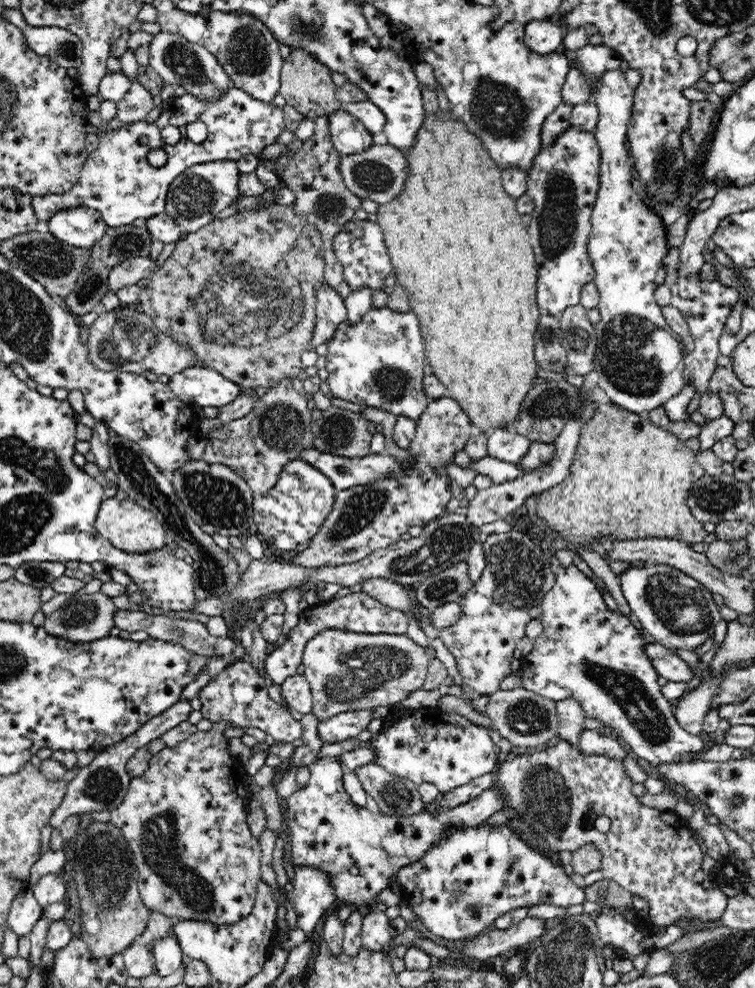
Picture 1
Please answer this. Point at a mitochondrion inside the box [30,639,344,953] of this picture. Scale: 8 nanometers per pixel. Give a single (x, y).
(159, 844)

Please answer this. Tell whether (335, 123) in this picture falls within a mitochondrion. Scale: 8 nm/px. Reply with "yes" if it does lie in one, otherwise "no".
no

